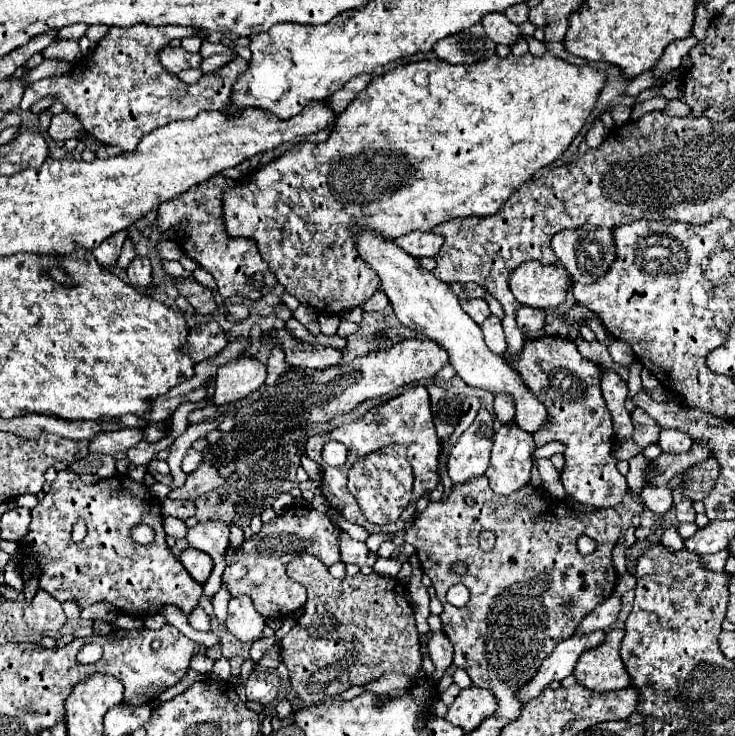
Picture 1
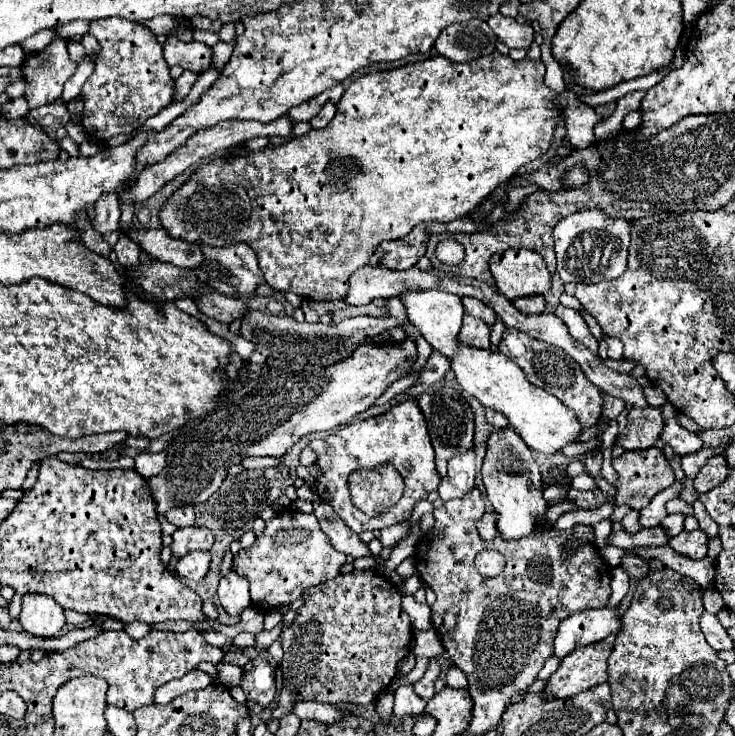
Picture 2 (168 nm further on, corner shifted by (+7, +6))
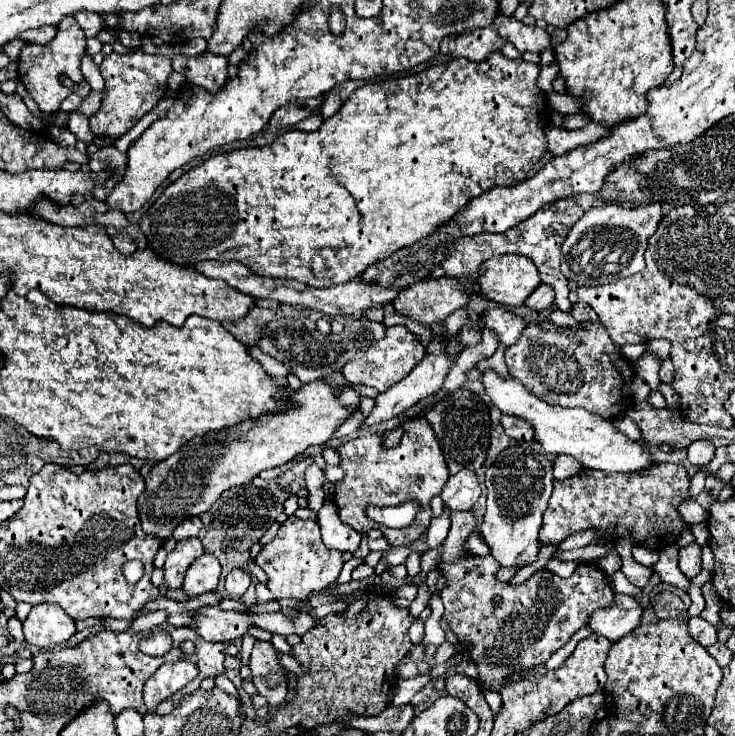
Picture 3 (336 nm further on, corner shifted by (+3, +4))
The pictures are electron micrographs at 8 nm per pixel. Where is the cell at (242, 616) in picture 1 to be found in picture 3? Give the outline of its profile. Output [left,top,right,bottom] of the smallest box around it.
[225,568,251,598]

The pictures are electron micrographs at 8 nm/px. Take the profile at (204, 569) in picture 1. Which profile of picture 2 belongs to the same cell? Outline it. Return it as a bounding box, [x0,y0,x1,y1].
[177,552,211,580]

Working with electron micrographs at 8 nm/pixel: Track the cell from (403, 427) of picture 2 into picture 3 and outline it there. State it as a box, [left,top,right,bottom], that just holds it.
[333,416,449,546]

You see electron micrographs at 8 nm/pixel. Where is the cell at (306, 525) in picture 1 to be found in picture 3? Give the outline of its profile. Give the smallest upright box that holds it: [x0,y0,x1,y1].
[255,516,343,600]

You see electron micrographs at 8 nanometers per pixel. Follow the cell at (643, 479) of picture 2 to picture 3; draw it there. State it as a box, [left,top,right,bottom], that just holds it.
[539,462,689,550]

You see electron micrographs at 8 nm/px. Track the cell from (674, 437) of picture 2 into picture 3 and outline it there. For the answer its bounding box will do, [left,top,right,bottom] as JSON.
[687,442,715,466]

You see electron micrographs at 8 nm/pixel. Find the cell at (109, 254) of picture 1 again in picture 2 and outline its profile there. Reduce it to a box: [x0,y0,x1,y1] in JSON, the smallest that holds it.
[93,194,119,236]

